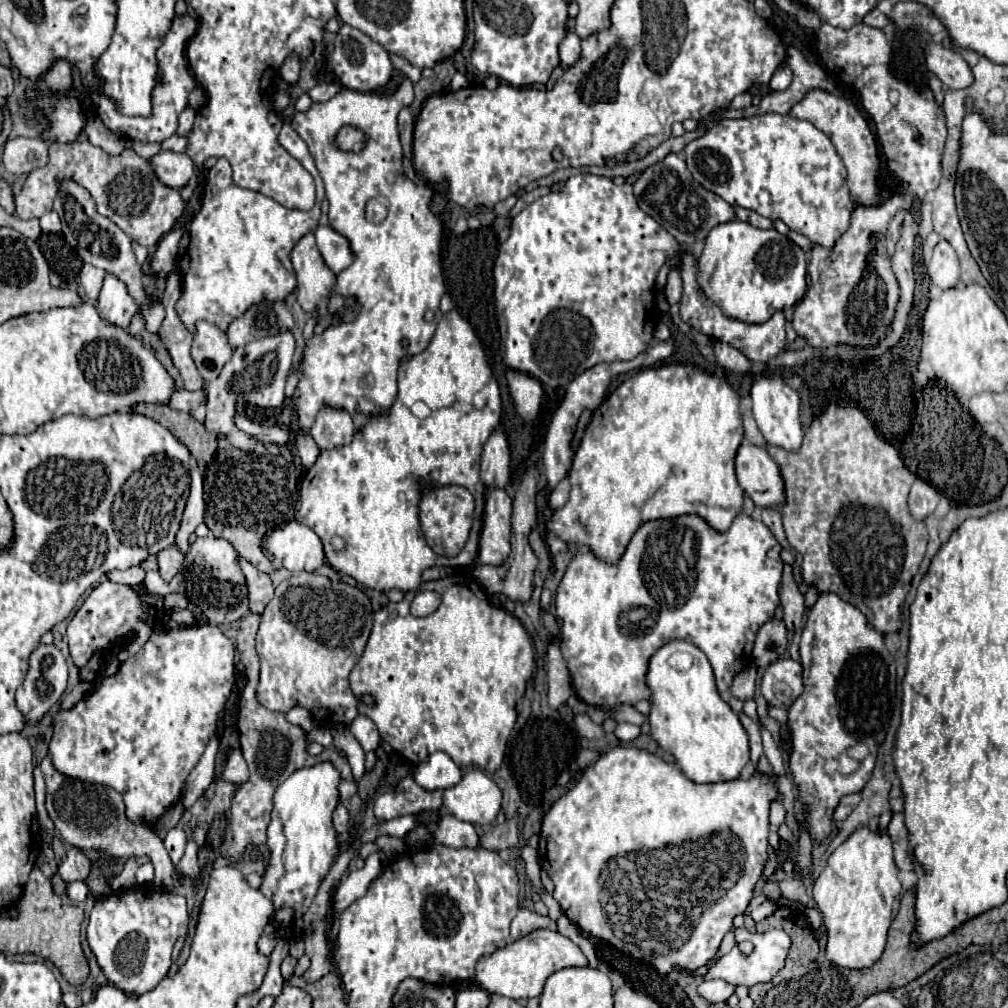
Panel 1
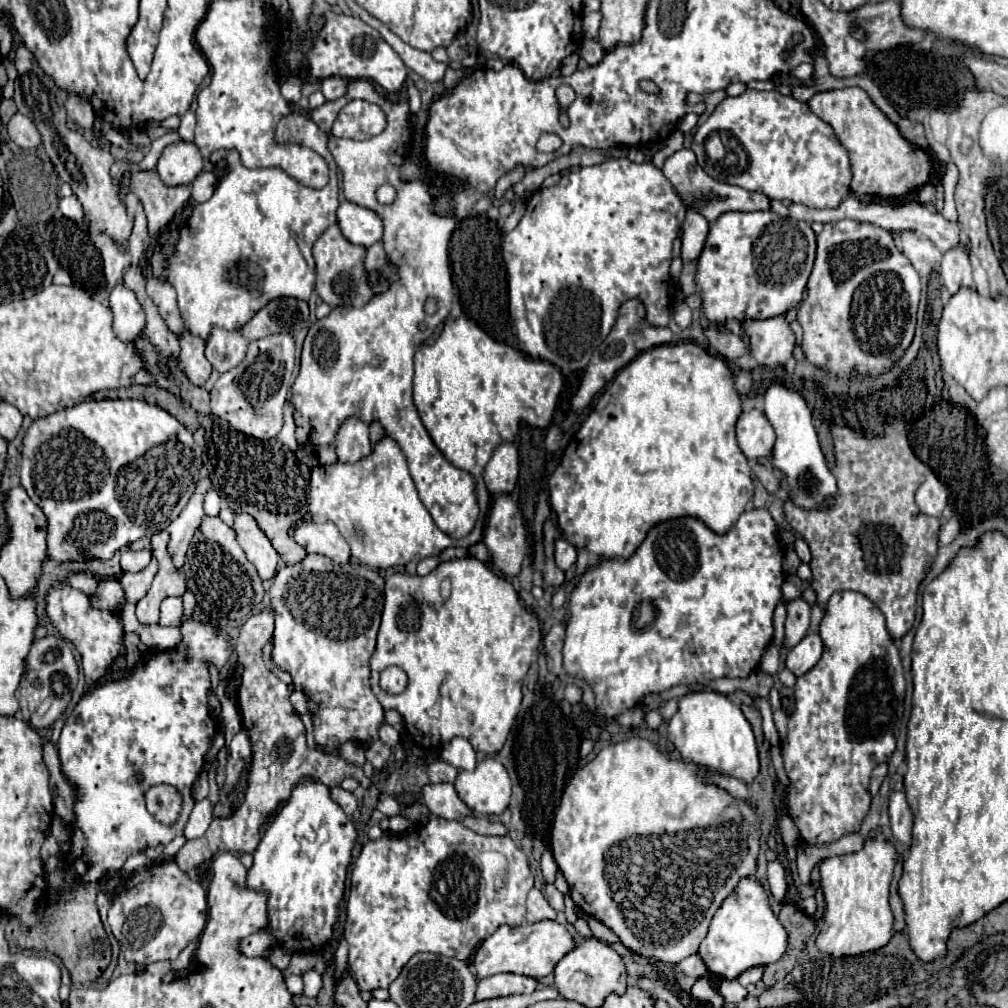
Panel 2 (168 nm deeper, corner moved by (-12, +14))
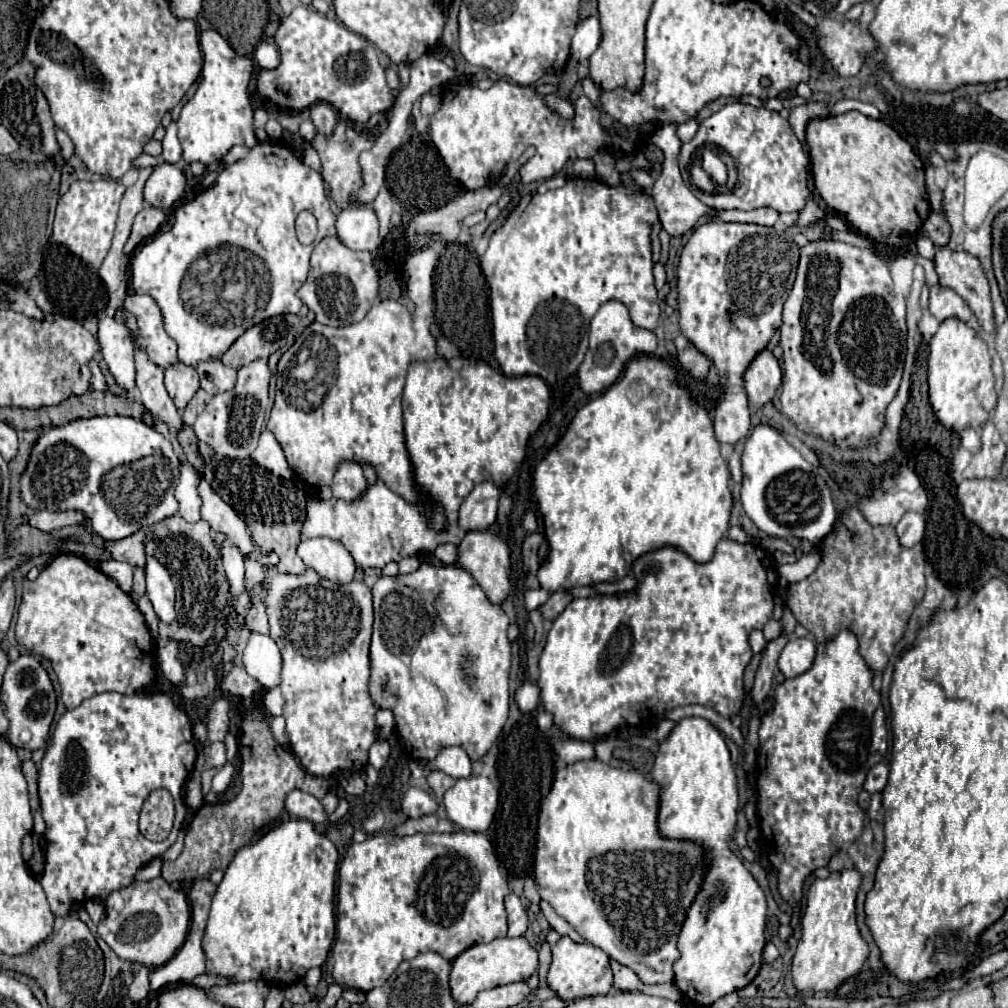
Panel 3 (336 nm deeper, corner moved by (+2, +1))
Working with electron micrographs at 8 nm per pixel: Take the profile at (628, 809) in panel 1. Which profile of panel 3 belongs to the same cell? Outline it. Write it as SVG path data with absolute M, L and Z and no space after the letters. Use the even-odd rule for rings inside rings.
M588 759L588 761L578 761L572 765L564 765L556 771L554 783L550 793L544 797L542 805L540 805L540 815L538 815L538 831L536 831L536 855L534 855L534 881L536 881L536 889L540 893L540 897L544 901L548 901L552 905L552 909L564 917L574 931L578 931L586 943L600 947L604 953L608 953L610 959L616 959L618 963L630 967L644 985L662 985L662 983L670 983L674 979L674 971L672 965L678 959L678 949L676 949L676 941L678 941L678 933L682 927L682 921L686 917L688 907L692 905L696 893L700 891L700 883L706 871L706 861L704 861L704 851L690 841L670 841L664 839L658 833L658 795L660 795L660 787L656 783L652 783L650 779L642 777L638 771L624 771L624 769L616 769L608 763L602 763L598 759Z

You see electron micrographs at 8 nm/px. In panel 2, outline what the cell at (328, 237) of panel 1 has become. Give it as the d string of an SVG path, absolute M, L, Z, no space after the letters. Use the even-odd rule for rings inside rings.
M342 202L338 212L338 226L344 238L356 246L370 248L382 238L382 220L376 212L352 202Z

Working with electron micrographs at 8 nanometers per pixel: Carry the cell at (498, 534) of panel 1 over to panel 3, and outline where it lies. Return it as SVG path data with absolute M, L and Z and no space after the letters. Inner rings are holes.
M492 531L466 533L466 537L458 545L458 565L462 565L476 579L476 583L482 587L490 603L500 605L502 601L506 601L510 593L510 577L508 577L510 575L510 553L508 553L508 545L496 533Z

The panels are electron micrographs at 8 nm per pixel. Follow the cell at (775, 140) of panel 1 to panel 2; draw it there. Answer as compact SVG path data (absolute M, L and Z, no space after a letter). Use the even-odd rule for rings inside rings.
M746 90L742 96L724 98L712 116L698 126L690 148L694 150L698 164L712 178L764 194L772 200L790 200L808 208L826 210L840 206L840 202L852 194L848 150L844 150L844 144L836 138L832 126L812 114L804 102L780 92ZM710 132L718 132L726 142L726 148L736 154L738 160L734 166L708 162L704 142Z

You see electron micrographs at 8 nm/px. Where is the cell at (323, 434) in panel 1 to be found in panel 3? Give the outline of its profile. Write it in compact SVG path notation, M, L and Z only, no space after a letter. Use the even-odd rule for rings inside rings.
M348 461L348 463L342 463L340 469L336 471L332 493L334 493L336 499L356 501L366 491L366 487L368 487L368 483L364 479L362 467Z

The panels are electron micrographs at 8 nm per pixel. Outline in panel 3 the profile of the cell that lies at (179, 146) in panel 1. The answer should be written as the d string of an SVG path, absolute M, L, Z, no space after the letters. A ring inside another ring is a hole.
M114 179L100 181L72 181L70 189L60 197L54 219L52 239L58 245L68 247L74 255L92 267L100 267L110 251L110 241L114 235L114 223L118 215L118 205L126 187Z

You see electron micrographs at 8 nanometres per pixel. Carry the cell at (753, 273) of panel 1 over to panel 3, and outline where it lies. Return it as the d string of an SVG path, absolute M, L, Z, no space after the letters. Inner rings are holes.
M712 219L694 229L680 253L678 263L678 315L680 331L702 355L706 355L720 375L722 397L714 409L714 433L720 443L740 443L750 435L750 413L748 395L744 391L746 367L756 359L760 351L766 349L768 341L782 325L782 305L788 299L796 267L798 267L798 245L786 237L784 231L762 225L742 225L724 223Z

